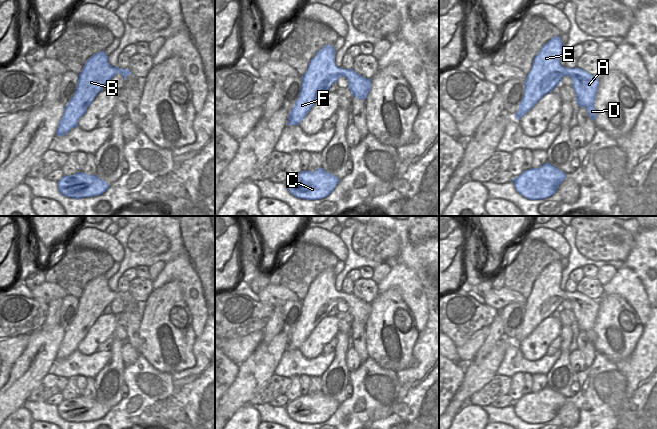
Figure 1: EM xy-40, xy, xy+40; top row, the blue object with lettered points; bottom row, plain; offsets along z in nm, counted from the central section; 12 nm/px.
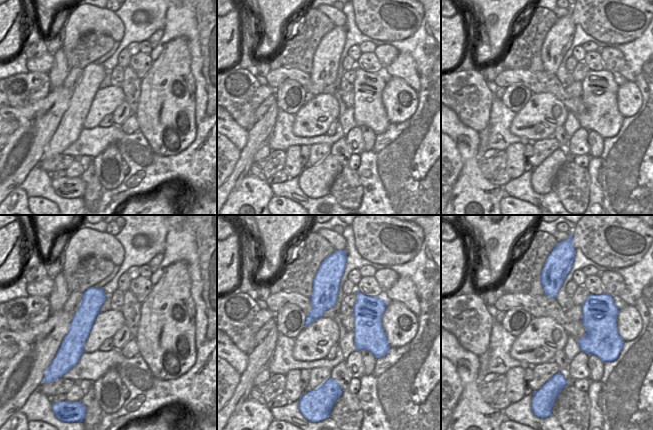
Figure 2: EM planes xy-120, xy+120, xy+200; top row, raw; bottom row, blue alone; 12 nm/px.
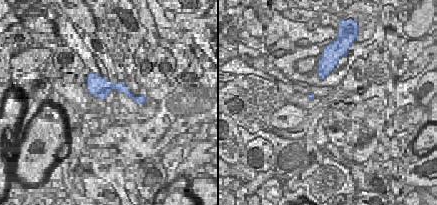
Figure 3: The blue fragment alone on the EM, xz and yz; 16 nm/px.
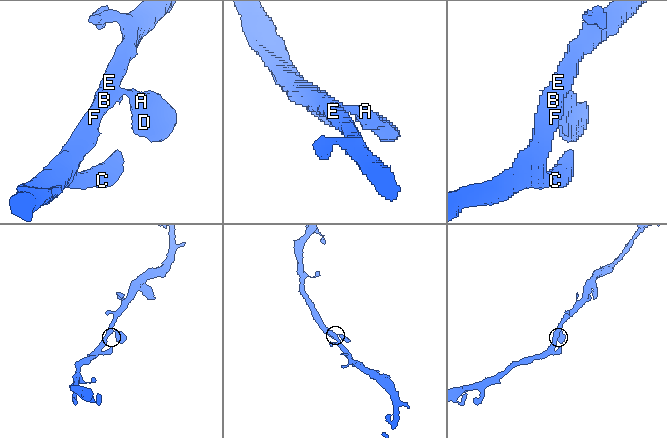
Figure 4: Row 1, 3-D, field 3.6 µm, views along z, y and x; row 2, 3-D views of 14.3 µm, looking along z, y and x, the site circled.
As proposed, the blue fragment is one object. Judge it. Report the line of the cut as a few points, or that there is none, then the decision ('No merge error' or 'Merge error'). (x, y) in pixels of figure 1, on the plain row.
No split. No merge error.

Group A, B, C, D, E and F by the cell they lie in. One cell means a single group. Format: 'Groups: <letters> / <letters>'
Groups: A B C D E F.

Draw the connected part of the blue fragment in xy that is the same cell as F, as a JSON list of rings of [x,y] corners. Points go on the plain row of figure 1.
[[[325,269],[310,284],[305,298],[301,301],[299,320],[289,336],[287,349],[299,349],[319,322],[328,316],[332,308],[344,300],[353,320],[365,324],[370,312],[371,303],[367,303],[352,293],[338,292],[335,289],[333,269]]]

